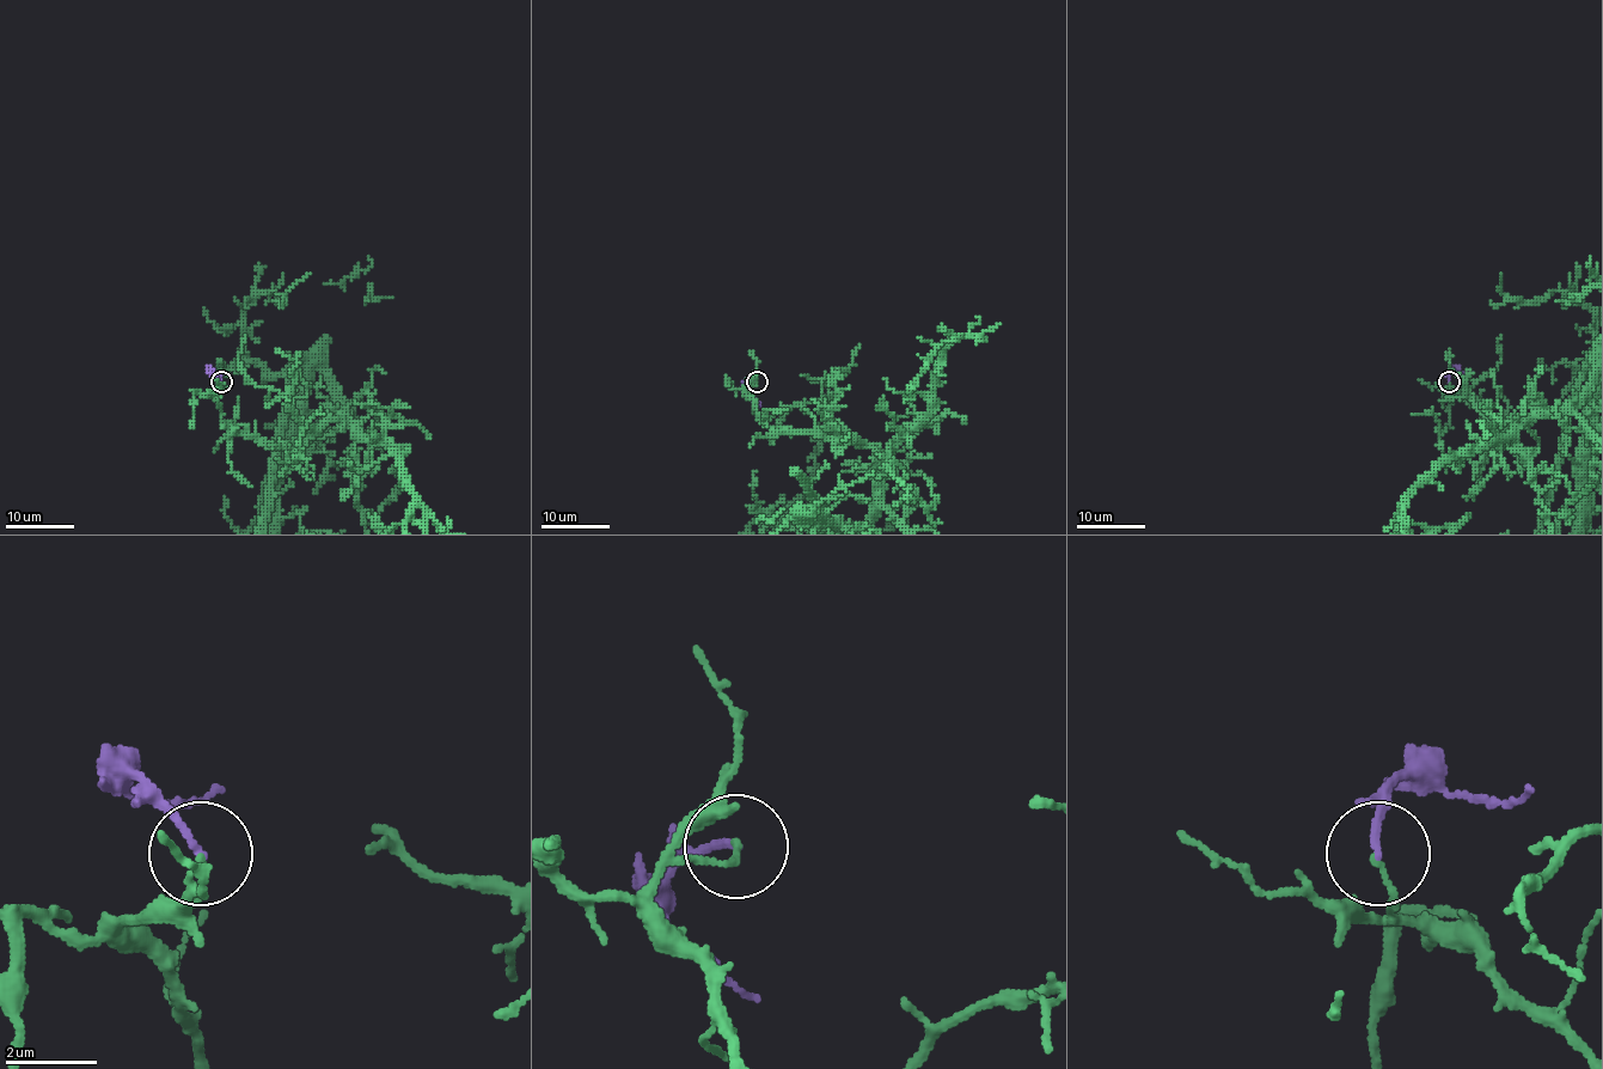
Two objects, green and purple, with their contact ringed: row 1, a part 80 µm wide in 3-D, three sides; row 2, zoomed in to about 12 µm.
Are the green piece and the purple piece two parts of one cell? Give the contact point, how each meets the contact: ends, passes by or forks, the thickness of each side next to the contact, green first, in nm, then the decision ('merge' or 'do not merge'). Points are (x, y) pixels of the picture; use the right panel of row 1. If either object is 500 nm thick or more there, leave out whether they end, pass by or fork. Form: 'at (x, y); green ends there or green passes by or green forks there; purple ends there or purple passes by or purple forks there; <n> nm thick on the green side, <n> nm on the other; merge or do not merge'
at (1449, 382); green ends there; purple ends there; 120 nm thick on the green side, 160 nm on the other; do not merge

